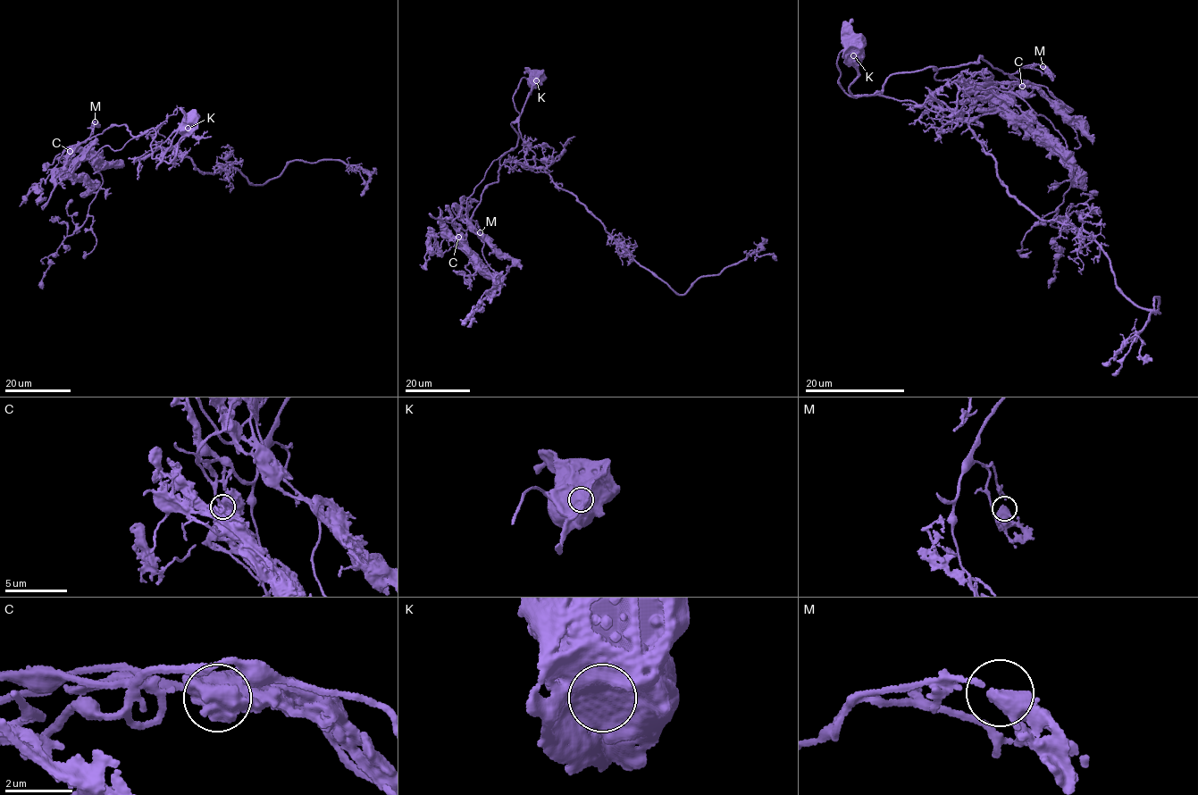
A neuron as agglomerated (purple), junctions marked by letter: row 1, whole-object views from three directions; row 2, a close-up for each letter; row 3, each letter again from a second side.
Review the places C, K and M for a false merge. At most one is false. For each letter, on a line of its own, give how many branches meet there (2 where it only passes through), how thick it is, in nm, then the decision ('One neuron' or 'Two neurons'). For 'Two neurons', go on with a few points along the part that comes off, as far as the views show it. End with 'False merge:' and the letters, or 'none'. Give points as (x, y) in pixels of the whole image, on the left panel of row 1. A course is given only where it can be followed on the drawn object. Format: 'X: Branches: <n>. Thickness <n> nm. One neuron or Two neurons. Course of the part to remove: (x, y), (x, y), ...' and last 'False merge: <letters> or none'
C: Branches: 2. Thickness 240 nm. One neuron
K: Branches: 1. Thickness 1250 nm. Two neurons. Course of the part to remove: (188, 128), (156, 168), (171, 147), (262, 184), (337, 160), (364, 189)
M: Branches: 2. Thickness 480 nm. One neuron
False merge: K

